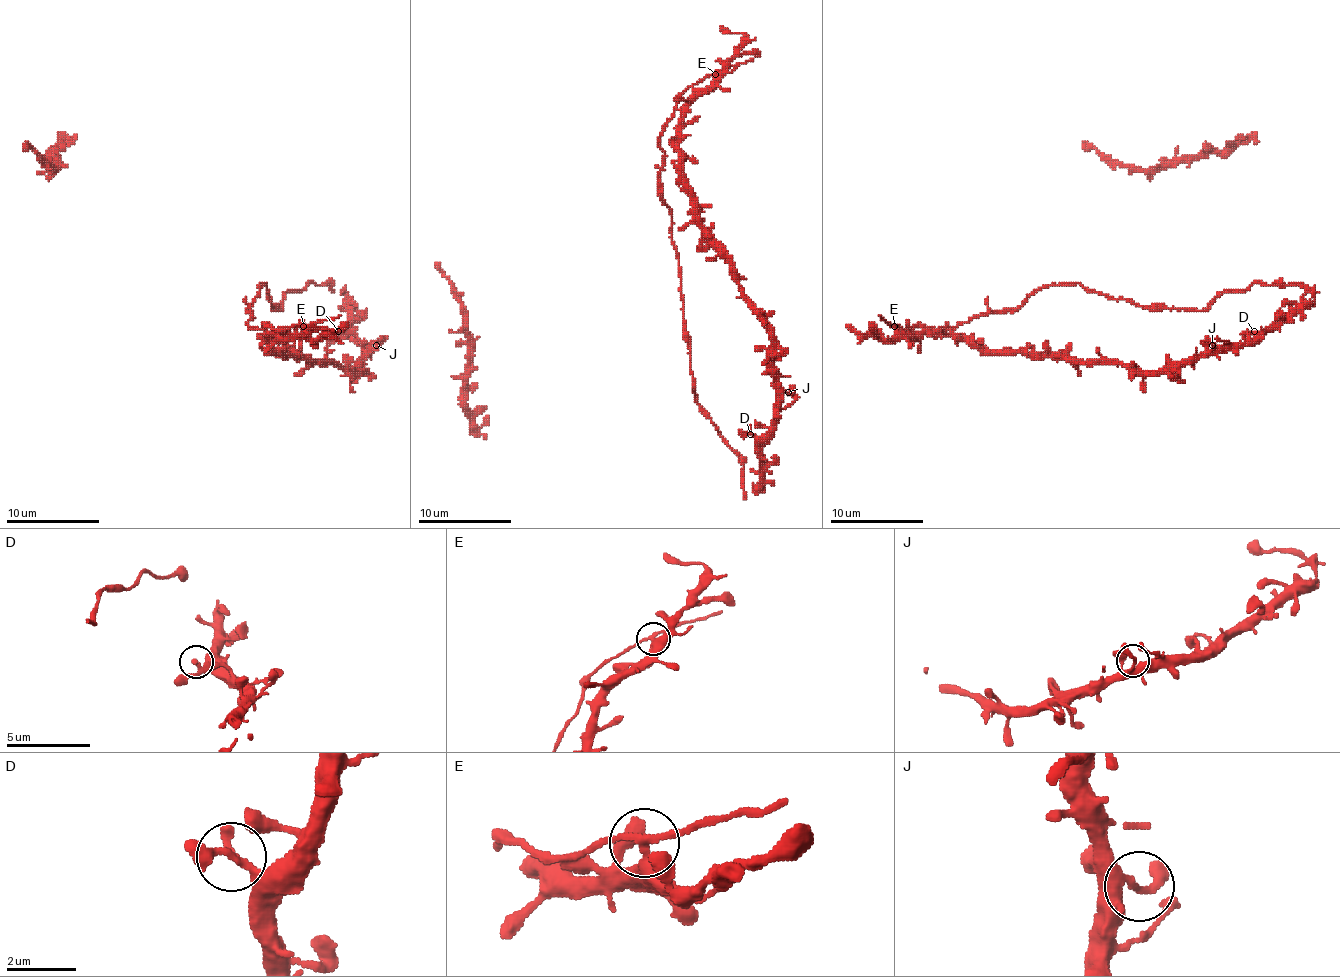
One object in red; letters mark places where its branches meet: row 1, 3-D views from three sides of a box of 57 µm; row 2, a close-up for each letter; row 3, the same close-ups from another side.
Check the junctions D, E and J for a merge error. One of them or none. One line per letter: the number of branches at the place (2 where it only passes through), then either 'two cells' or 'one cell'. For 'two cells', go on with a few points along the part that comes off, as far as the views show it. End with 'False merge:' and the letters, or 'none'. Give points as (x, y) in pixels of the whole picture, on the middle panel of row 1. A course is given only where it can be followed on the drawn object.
D: 2 branches meet; one cell
E: 3 branches meet; two cells; foreign part runs (716, 75), (679, 98), (660, 137), (660, 200), (672, 211), (692, 383), (711, 423), (741, 457), (746, 499)
J: 2 branches meet; one cell
False merge: E

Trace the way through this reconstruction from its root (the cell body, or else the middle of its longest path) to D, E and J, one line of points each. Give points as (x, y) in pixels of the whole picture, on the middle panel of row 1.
D: (660, 144), (676, 107), (683, 188), (695, 223), (771, 334), (776, 423), (760, 436), (750, 434)
E: (660, 144), (662, 126), (672, 116), (676, 100), (690, 86), (716, 75)
J: (660, 144), (676, 107), (683, 188), (695, 223), (771, 334), (774, 376), (788, 392)

